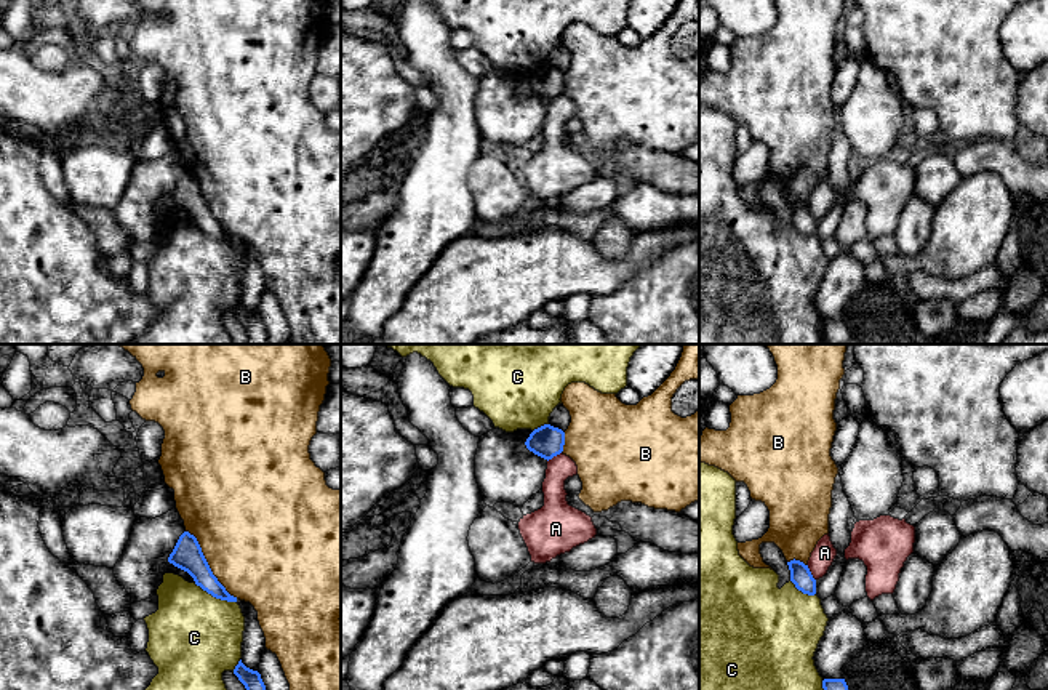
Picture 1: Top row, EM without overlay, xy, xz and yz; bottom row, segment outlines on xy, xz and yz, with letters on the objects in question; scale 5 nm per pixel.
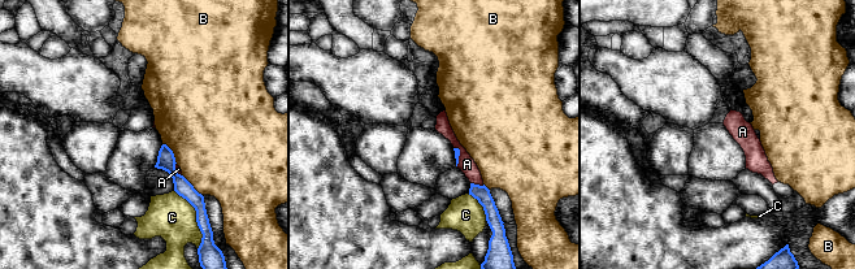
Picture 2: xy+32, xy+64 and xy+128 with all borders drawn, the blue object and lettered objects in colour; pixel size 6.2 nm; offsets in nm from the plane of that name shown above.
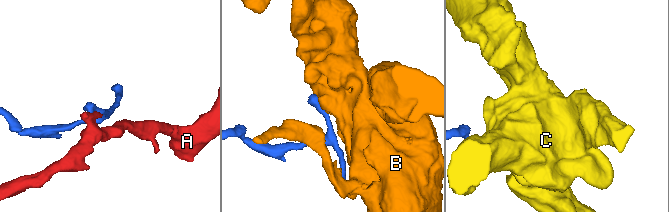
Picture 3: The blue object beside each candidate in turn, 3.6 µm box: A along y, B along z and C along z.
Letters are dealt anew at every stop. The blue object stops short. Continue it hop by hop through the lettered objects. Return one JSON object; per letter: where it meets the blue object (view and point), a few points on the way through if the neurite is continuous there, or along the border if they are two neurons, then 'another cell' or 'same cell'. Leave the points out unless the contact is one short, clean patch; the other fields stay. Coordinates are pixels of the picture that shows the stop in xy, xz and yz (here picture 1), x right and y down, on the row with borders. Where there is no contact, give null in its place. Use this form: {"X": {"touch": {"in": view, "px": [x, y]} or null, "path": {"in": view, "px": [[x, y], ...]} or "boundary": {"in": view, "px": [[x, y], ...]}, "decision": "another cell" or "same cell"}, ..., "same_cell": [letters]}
{"A": {"touch": {"in": "yz", "px": [810, 573]}, "boundary": {"in": "yz", "px": [[807, 565], [815, 580]]}, "decision": "another cell"}, "B": {"touch": {"in": "xy", "px": [208, 565]}, "boundary": {"in": "xy", "px": [[186, 530], [196, 538], [216, 580], [237, 597]]}, "decision": "another cell"}, "C": {"touch": {"in": "xy", "px": [215, 596]}, "decision": "another cell"}, "same_cell": []}

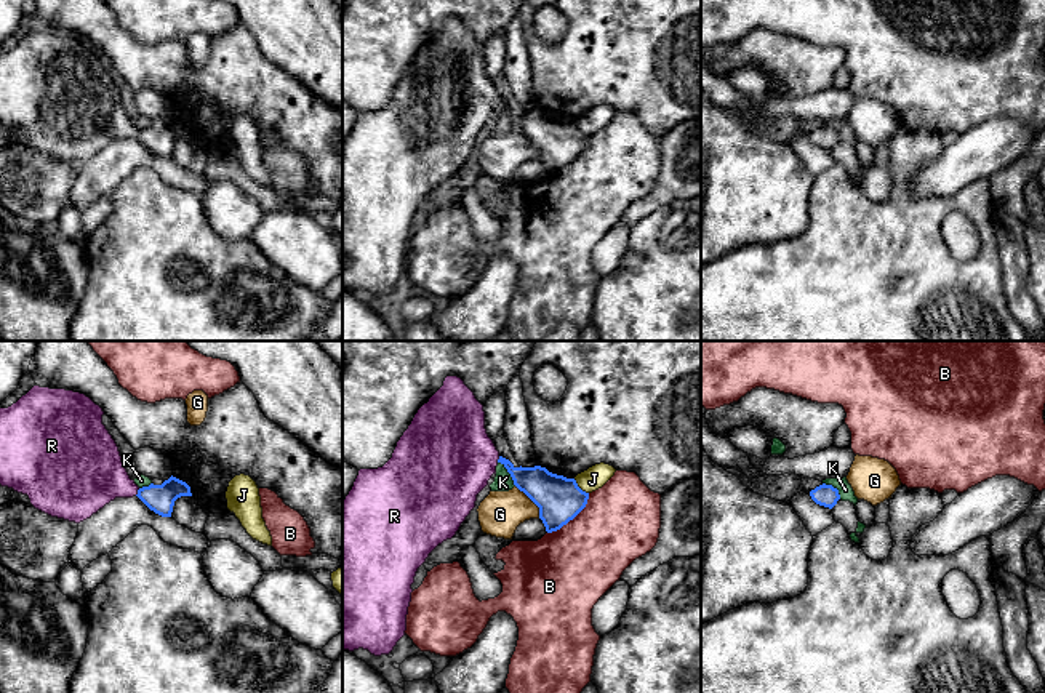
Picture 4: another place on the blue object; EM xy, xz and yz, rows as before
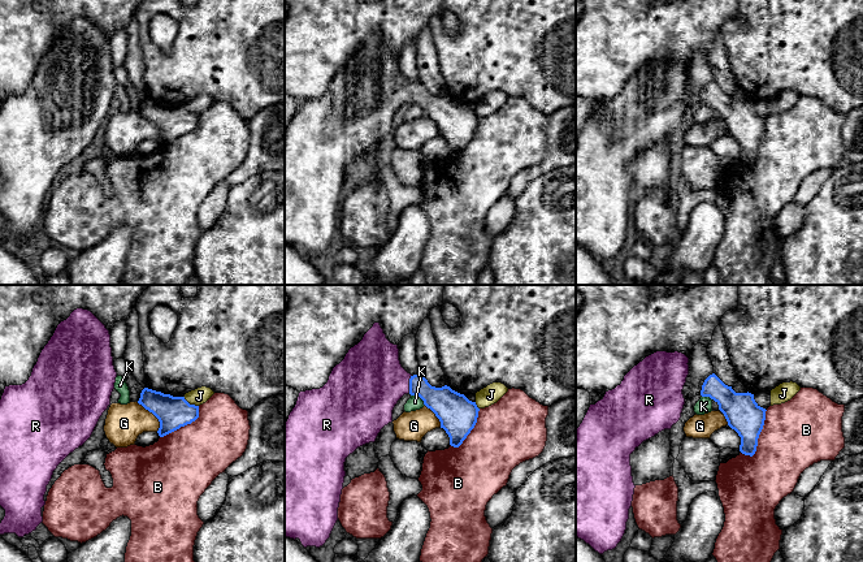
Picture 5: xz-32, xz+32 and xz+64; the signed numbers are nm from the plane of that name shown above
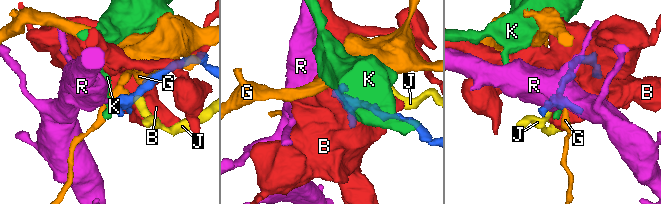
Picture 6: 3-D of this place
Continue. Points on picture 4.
{"B": {"touch": {"in": "xz", "px": [572, 519]}, "decision": "another cell"}, "G": {"touch": {"in": "xz", "px": [532, 500]}, "boundary": {"in": "xz", "px": [[516, 485], [538, 508], [540, 517]]}, "decision": "another cell"}, "J": {"touch": {"in": "xz", "px": [578, 487]}, "decision": "another cell"}, "K": {"touch": {"in": "xz", "px": [509, 472]}, "boundary": {"in": "xz", "px": [[498, 461], [516, 485]]}, "decision": "another cell"}, "R": {"touch": {"in": "xy", "px": [138, 492]}, "path": {"in": "xy", "px": [[160, 498], [138, 492], [92, 474]]}, "decision": "same cell"}, "same_cell": ["R"]}

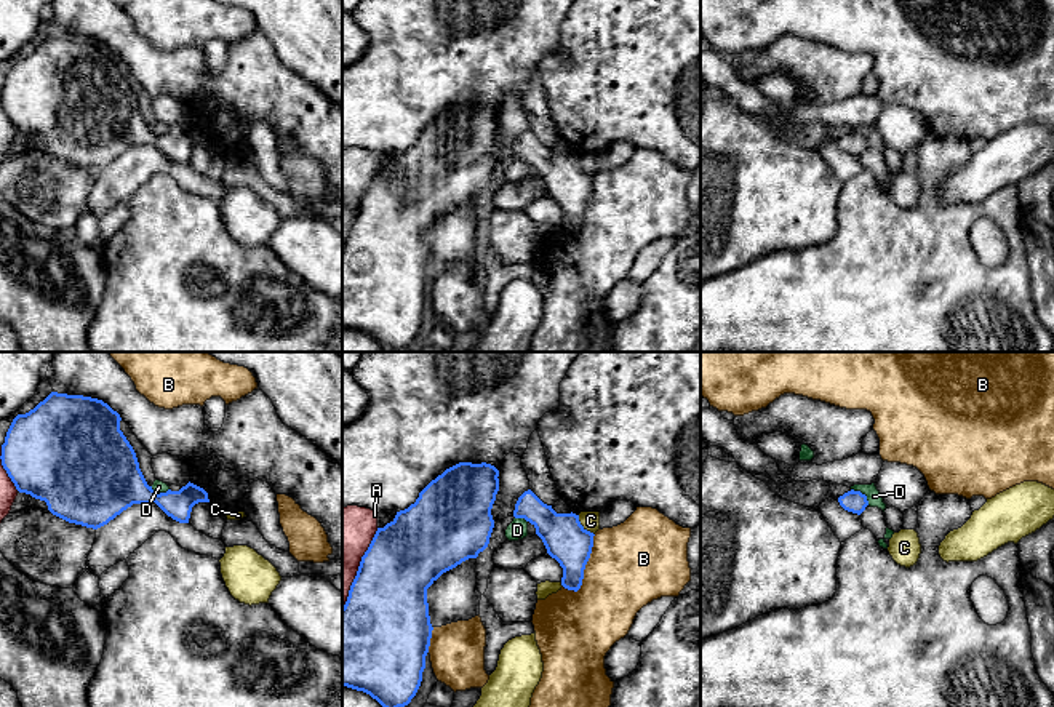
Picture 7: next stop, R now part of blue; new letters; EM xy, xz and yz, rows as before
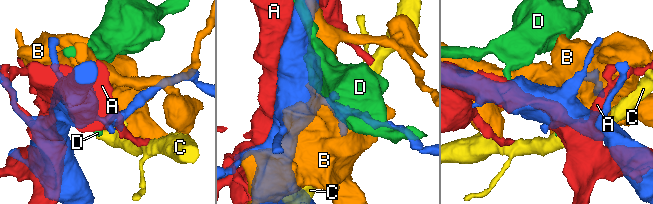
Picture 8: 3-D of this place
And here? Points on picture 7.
{"A": {"touch": {"in": "xz", "px": [359, 568]}, "decision": "another cell"}, "B": {"touch": {"in": "xz", "px": [584, 568]}, "decision": "another cell"}, "C": {"touch": {"in": "xz", "px": [582, 527]}, "decision": "another cell"}, "D": {"touch": {"in": "yz", "px": [861, 493]}, "decision": "another cell"}, "same_cell": []}

